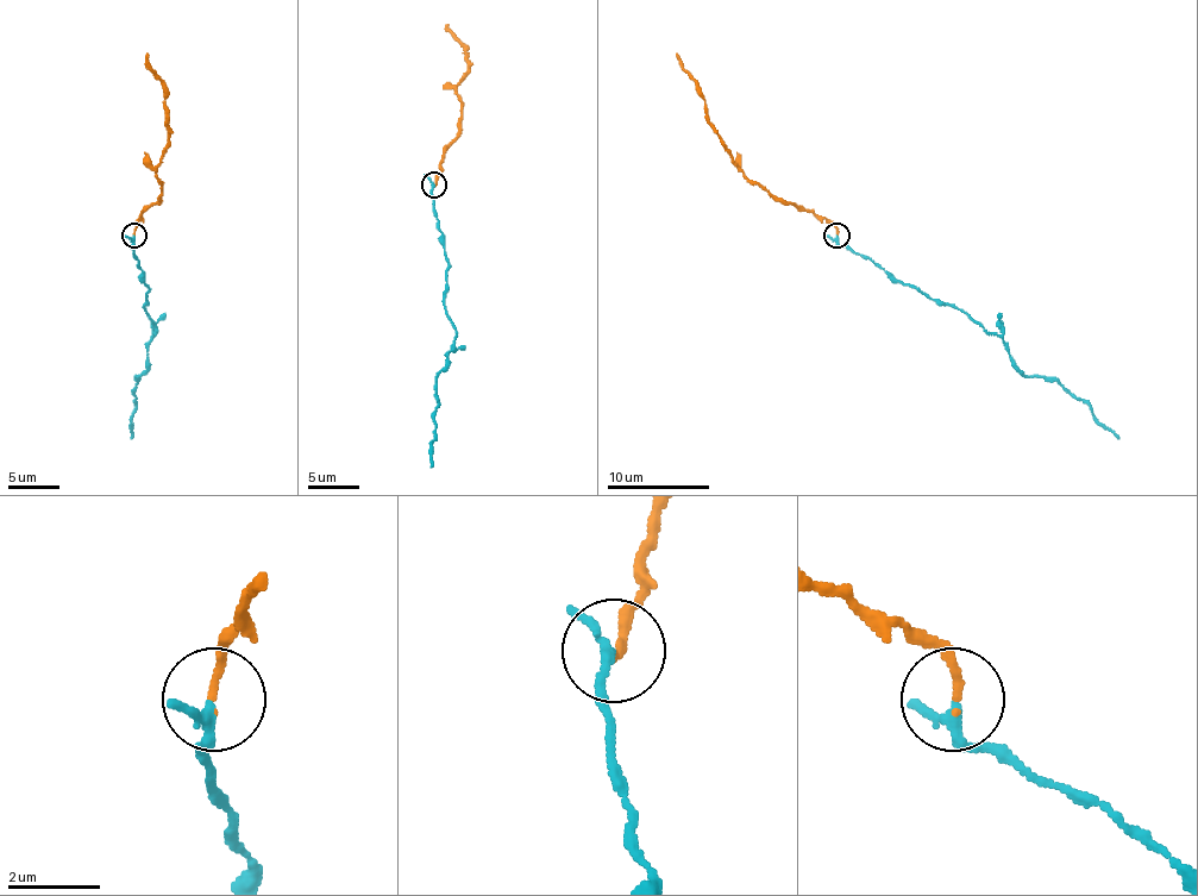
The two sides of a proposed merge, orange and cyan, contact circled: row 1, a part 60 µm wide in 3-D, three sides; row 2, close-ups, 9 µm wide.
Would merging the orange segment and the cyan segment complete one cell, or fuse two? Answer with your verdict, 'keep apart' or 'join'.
join

